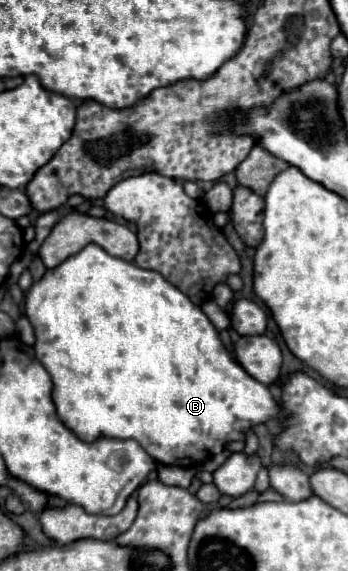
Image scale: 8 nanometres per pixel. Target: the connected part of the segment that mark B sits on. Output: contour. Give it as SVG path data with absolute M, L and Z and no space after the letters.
M87 245L79 253L65 259L59 267L49 269L41 281L33 283L31 289L27 291L27 297L25 297L25 313L35 329L37 359L45 365L47 373L51 375L51 381L53 381L53 401L57 407L57 415L85 443L97 441L99 437L135 439L155 461L159 461L163 465L195 467L195 465L219 455L227 443L243 441L245 431L249 431L251 427L255 427L259 423L269 421L271 417L275 417L279 413L279 407L277 407L275 399L271 397L269 389L265 385L261 385L259 381L255 381L253 377L249 377L245 373L245 369L237 361L233 361L233 357L229 355L229 351L221 343L217 329L213 327L209 317L201 311L201 307L197 307L183 291L179 291L175 285L171 285L161 273L151 271L151 269L141 269L129 261L121 261L121 259L105 253L105 249L101 249L99 245Z

